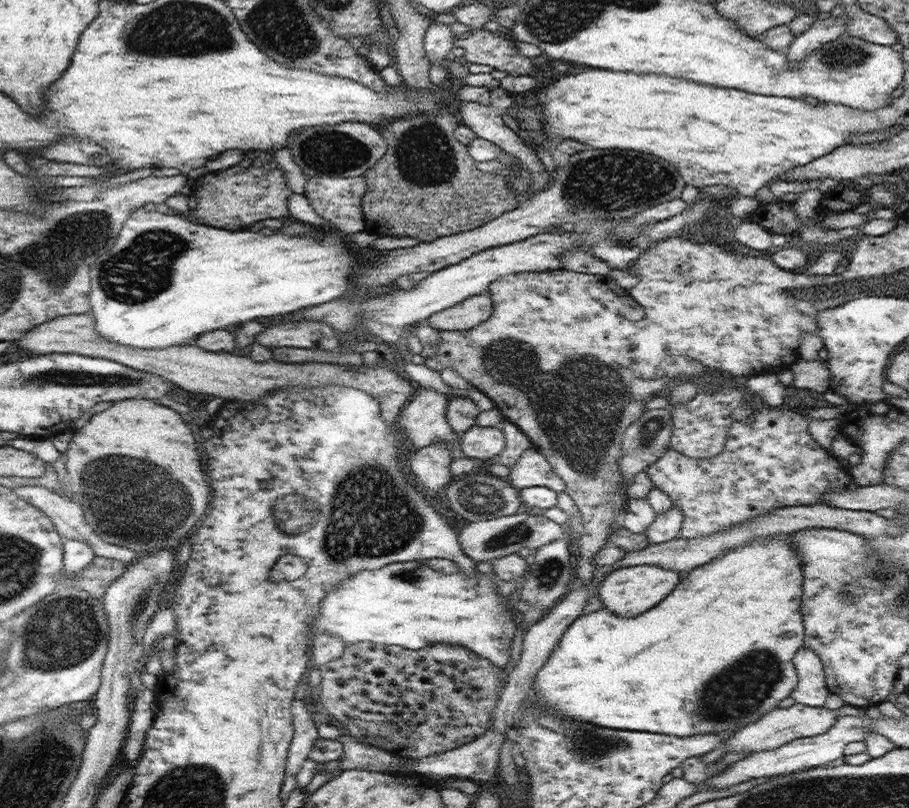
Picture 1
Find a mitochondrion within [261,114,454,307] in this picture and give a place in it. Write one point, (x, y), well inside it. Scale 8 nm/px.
(325, 151)

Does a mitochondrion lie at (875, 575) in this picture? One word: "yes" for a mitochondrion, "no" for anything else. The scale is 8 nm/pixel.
yes

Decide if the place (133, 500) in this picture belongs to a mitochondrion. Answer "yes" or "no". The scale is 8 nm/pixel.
yes

